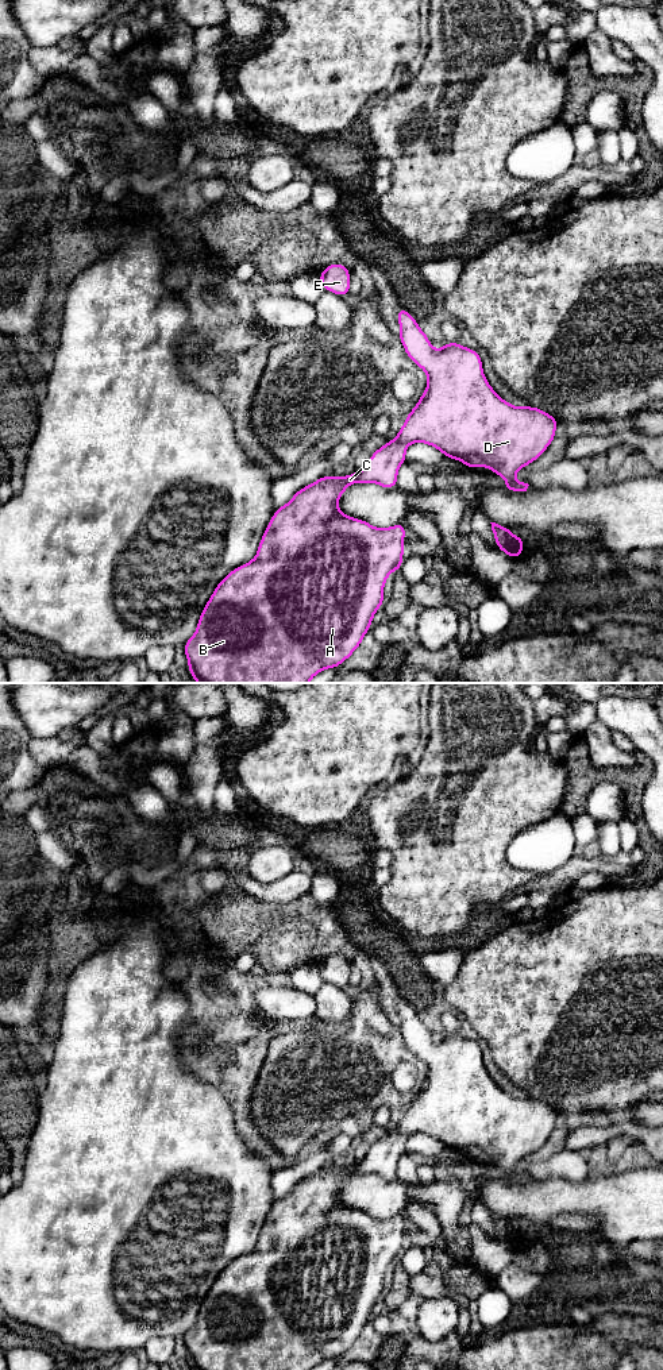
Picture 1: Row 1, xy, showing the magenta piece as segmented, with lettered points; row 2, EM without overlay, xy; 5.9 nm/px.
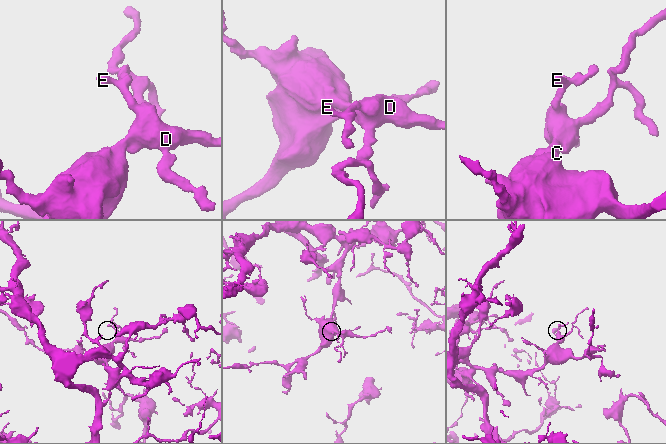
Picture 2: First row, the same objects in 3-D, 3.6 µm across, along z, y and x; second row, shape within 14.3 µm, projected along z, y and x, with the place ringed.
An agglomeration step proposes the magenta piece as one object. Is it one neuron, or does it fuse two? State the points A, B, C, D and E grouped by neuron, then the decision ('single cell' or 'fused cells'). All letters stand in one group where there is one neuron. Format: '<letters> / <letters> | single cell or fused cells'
A B C D E | single cell

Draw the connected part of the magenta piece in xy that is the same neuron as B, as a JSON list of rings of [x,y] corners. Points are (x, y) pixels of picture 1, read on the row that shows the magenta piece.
[[[398,308],[397,320],[400,323],[400,340],[404,350],[410,360],[413,360],[420,368],[427,373],[428,383],[425,391],[421,394],[419,402],[406,416],[404,425],[397,433],[397,437],[386,441],[385,445],[378,448],[369,459],[363,470],[355,471],[346,476],[328,476],[324,475],[316,482],[300,489],[292,499],[277,508],[274,512],[269,526],[266,528],[257,556],[246,563],[232,570],[223,580],[216,586],[209,601],[201,611],[197,629],[194,634],[184,644],[184,651],[188,659],[189,674],[197,683],[309,683],[309,680],[319,672],[327,668],[338,668],[344,660],[347,660],[354,651],[363,641],[365,633],[371,629],[371,621],[375,611],[383,605],[383,587],[386,578],[402,567],[404,556],[404,539],[405,539],[405,525],[397,524],[385,529],[375,528],[367,521],[358,520],[351,516],[346,516],[340,512],[338,502],[340,495],[352,483],[377,483],[383,489],[393,489],[397,486],[398,468],[406,460],[406,447],[412,443],[425,443],[437,448],[444,456],[450,459],[460,460],[466,467],[489,467],[493,474],[501,475],[506,485],[504,486],[508,491],[527,491],[528,483],[514,479],[516,472],[539,459],[543,452],[548,448],[551,441],[556,437],[555,431],[558,420],[550,413],[543,412],[533,406],[513,406],[502,400],[489,385],[483,370],[482,360],[478,351],[463,347],[460,343],[446,343],[440,350],[433,350],[425,332],[419,328],[416,319],[409,314],[404,308]]]

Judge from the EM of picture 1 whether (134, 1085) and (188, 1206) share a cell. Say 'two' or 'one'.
one

